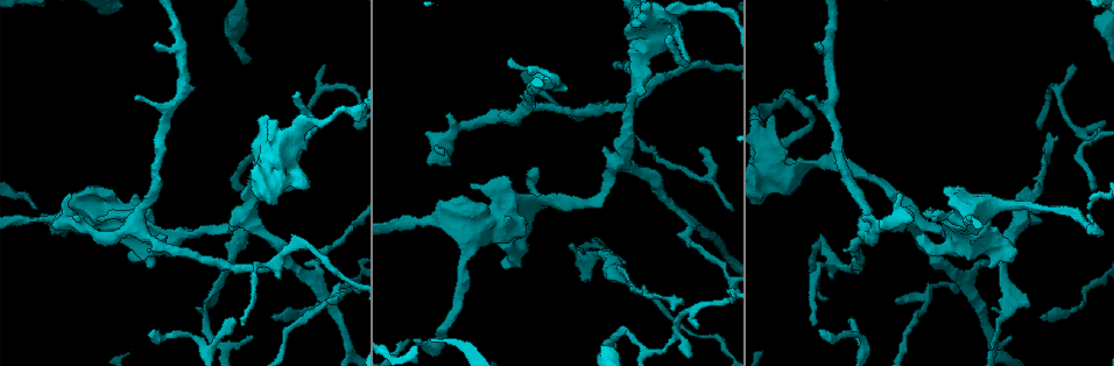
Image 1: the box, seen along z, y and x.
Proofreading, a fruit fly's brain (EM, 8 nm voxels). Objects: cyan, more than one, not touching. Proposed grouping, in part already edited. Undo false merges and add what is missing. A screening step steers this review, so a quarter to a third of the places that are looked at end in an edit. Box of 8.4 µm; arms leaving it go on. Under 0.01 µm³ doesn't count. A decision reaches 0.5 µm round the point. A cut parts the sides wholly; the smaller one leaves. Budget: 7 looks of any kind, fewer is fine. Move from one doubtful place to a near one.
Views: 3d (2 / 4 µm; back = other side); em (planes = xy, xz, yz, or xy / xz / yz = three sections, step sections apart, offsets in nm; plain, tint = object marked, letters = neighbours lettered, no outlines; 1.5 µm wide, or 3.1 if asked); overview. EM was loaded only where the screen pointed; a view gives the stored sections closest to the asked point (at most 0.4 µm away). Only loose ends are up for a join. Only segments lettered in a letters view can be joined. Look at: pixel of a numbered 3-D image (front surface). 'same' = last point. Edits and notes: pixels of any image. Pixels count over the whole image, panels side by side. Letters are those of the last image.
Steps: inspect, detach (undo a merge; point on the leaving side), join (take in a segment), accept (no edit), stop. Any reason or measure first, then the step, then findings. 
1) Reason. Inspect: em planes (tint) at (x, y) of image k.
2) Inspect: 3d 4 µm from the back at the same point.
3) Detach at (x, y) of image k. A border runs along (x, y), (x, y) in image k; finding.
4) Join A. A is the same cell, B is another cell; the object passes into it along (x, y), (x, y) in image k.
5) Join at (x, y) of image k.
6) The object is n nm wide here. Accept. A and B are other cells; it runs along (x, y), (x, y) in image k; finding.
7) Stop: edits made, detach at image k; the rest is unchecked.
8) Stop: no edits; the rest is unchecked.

Free end. Inspect: 3d 2 µm at (611, 343) of image 1.

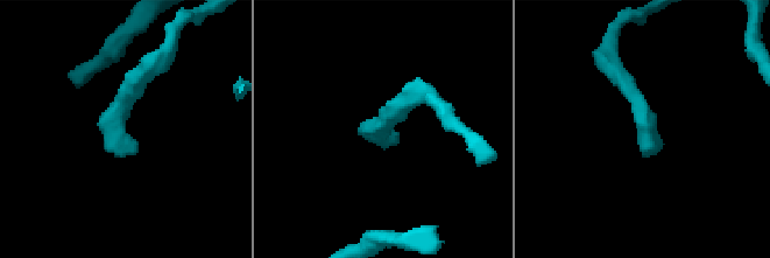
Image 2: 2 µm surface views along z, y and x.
Inspect: em planes (letters) at (642, 154) of image 2.

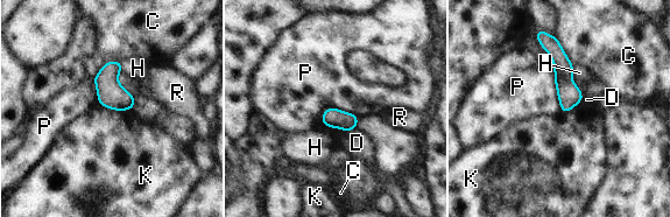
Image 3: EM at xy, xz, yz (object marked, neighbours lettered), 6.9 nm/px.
The longest contact is with P, 280 nm. Accept. C, D, H, K, P and R are other cells; it runs along (548, 41), (563, 67), (564, 110) in image 3; no lettered segment goes on from it.

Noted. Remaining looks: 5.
Free end. Inspect: 3d 4 µm at (920, 237) of image 1.

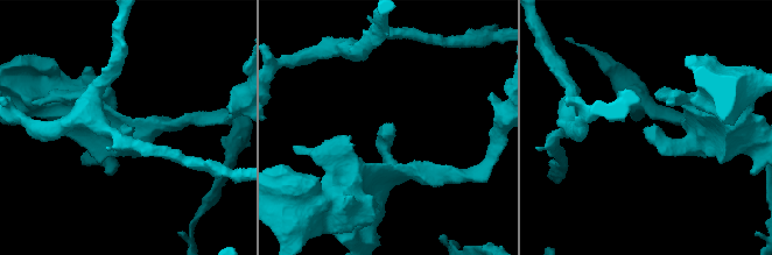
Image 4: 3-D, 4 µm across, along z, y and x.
Inspect: em planes (letters) at (646, 129) of image 4.

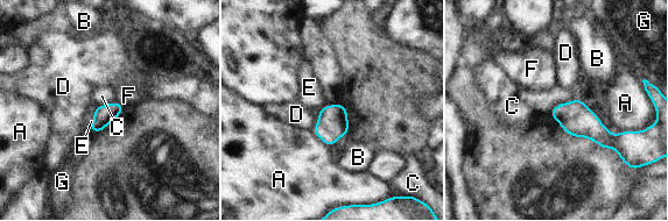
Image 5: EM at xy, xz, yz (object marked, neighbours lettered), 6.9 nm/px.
Accept. A, B, C, D, E, F and G are other cells; a border runs along (576, 97), (557, 104), (549, 114) in image 5; no lettered segment goes on from it.

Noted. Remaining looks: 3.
Thin end. Inspect: 3d 4 µm at (236, 322) of image 1.

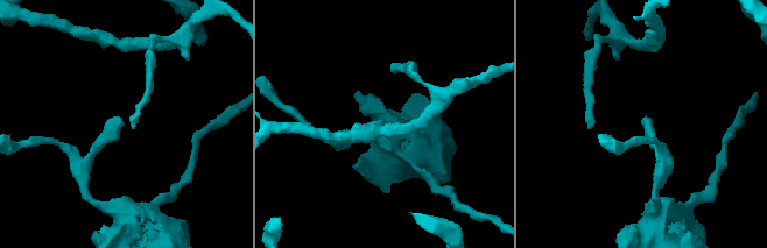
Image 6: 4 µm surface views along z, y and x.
Shape alone is not enough. Inspect: em planes (tint) at (122, 124) of image 6.

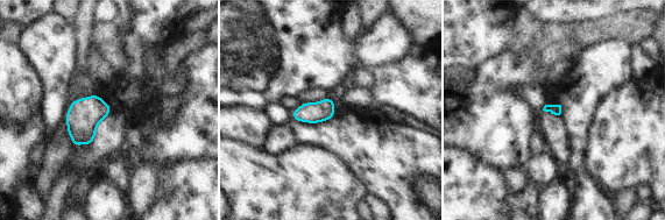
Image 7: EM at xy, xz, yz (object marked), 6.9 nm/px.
Inspect: em planes (letters) at the same point.

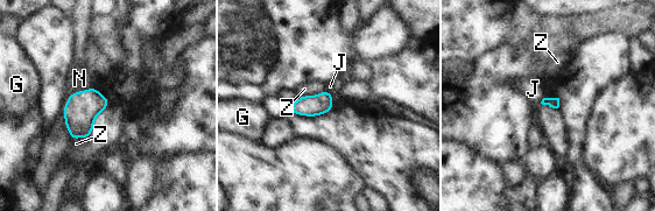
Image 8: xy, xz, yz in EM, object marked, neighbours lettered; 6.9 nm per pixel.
The longest contact is with Z, 180 nm. Accept. G, J, N and Z are other cells; a border runs along (325, 89), (331, 92) in image 8; none of them fits.

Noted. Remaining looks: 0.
Stop: no edits; the rest is unchecked.

